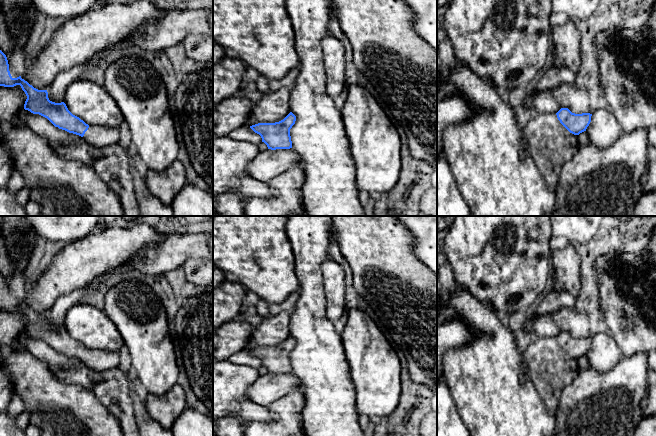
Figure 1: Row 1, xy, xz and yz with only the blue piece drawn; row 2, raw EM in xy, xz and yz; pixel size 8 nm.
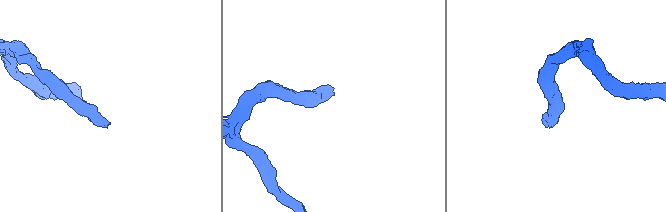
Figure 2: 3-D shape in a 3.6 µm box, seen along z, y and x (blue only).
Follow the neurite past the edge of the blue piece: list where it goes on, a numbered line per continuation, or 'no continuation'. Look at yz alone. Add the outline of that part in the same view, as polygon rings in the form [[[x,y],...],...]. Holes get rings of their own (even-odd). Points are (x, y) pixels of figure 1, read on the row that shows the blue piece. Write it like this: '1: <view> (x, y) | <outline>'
no continuation

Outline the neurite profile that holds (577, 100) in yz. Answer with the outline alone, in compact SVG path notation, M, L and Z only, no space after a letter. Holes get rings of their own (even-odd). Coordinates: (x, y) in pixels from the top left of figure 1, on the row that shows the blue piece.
M561 84L556 89L551 91L538 91L528 92L525 106L531 109L534 115L557 113L561 108L568 108L572 113L592 114L595 109L591 106L589 91L580 89L576 84Z

